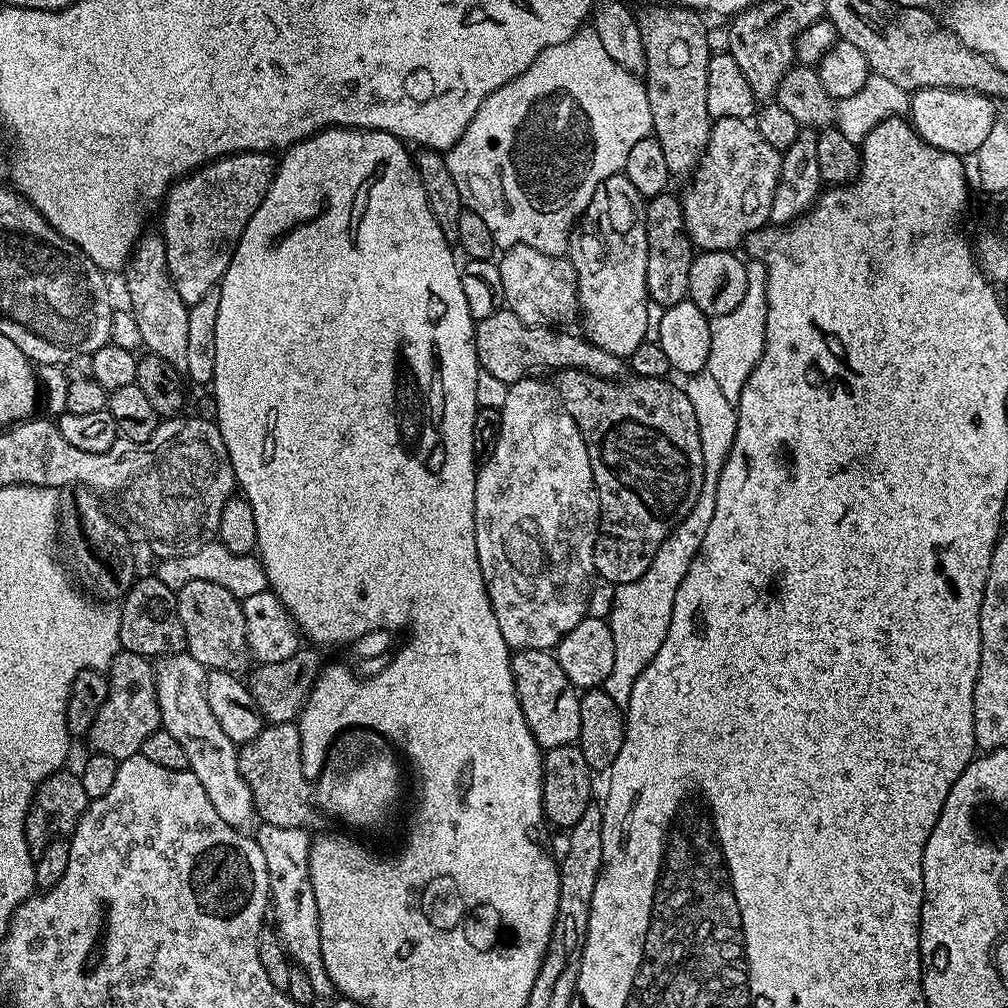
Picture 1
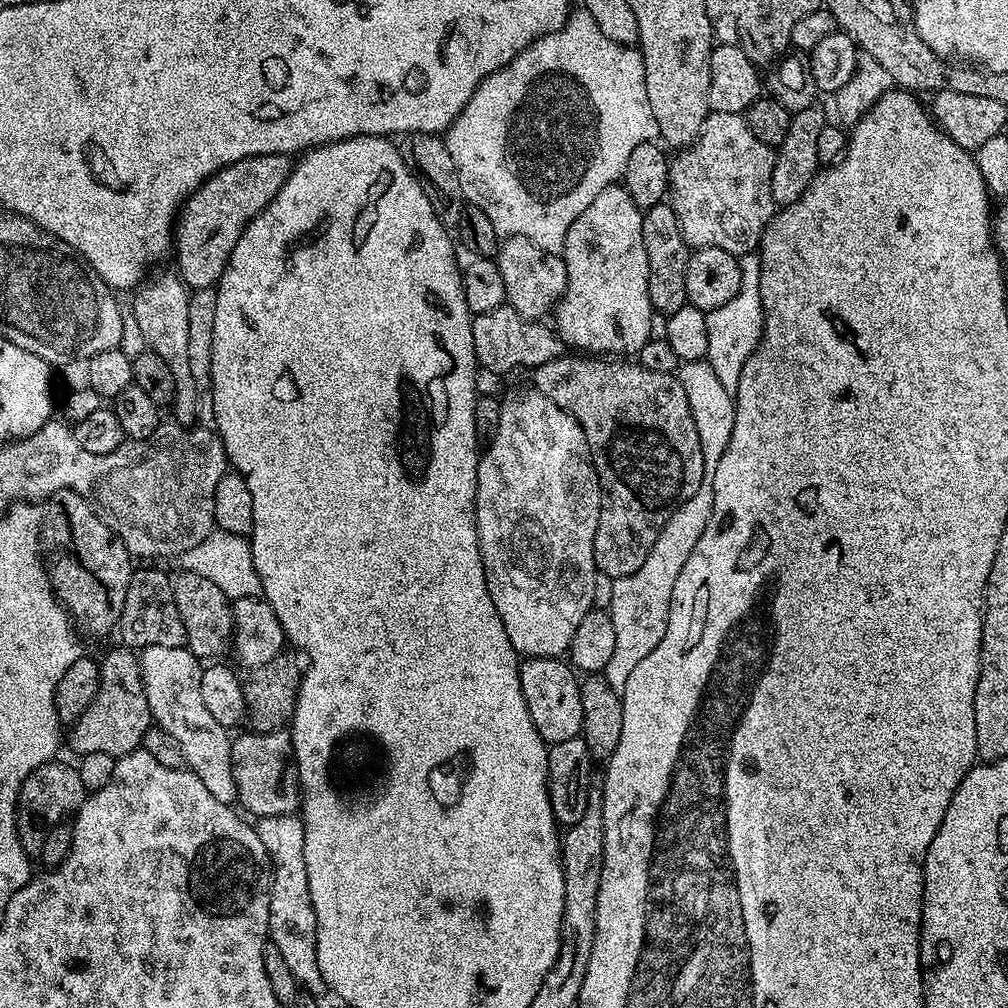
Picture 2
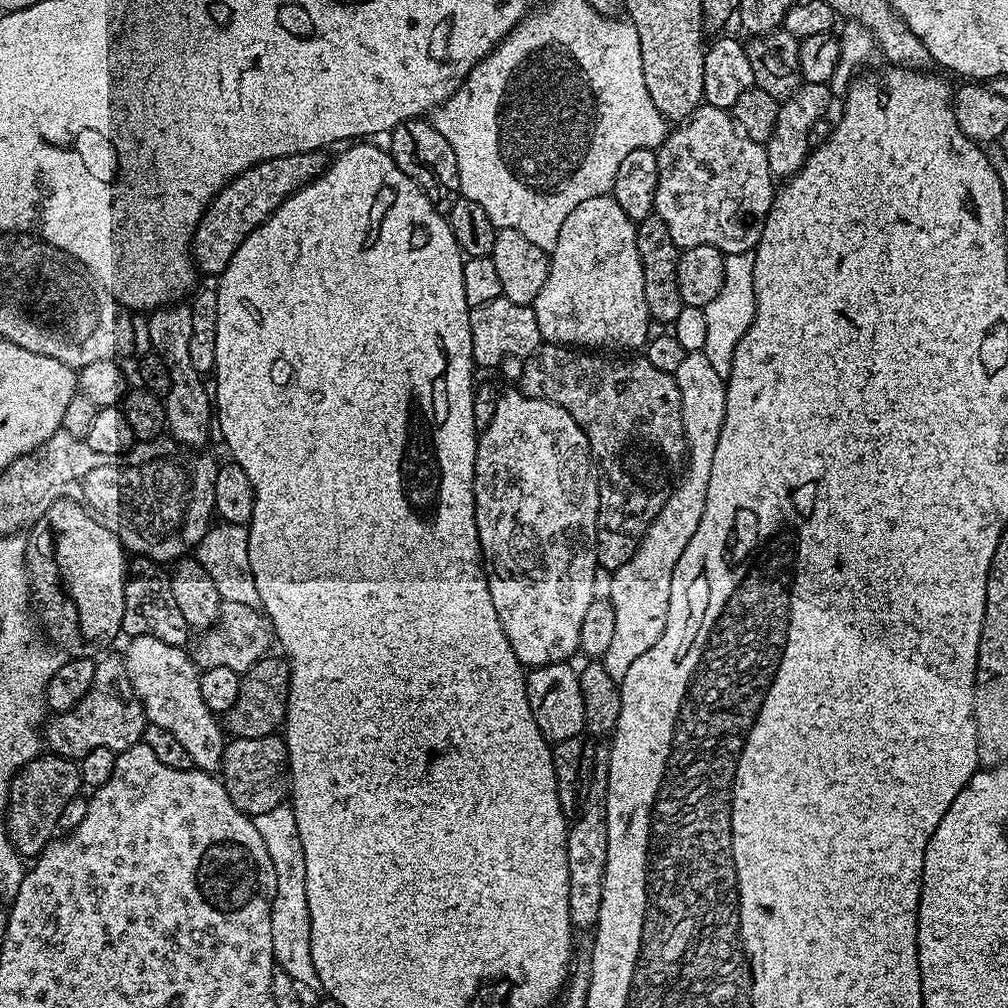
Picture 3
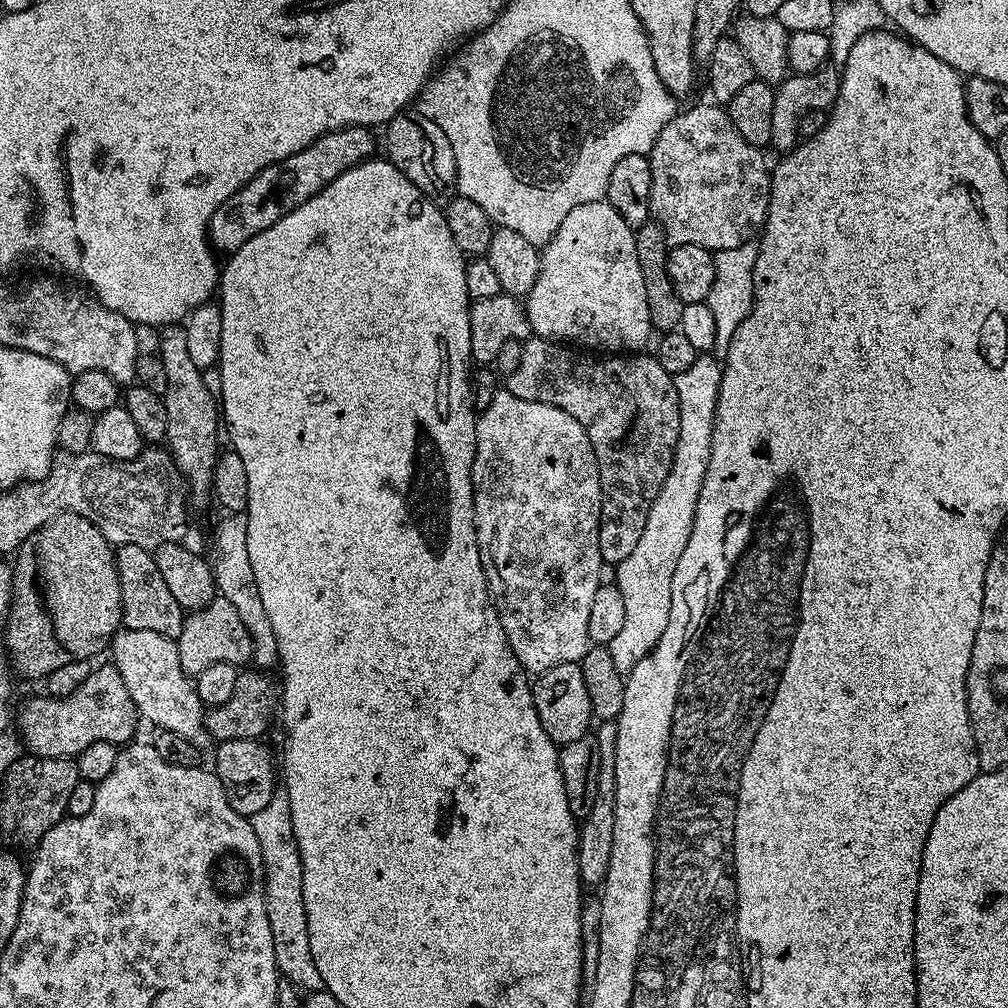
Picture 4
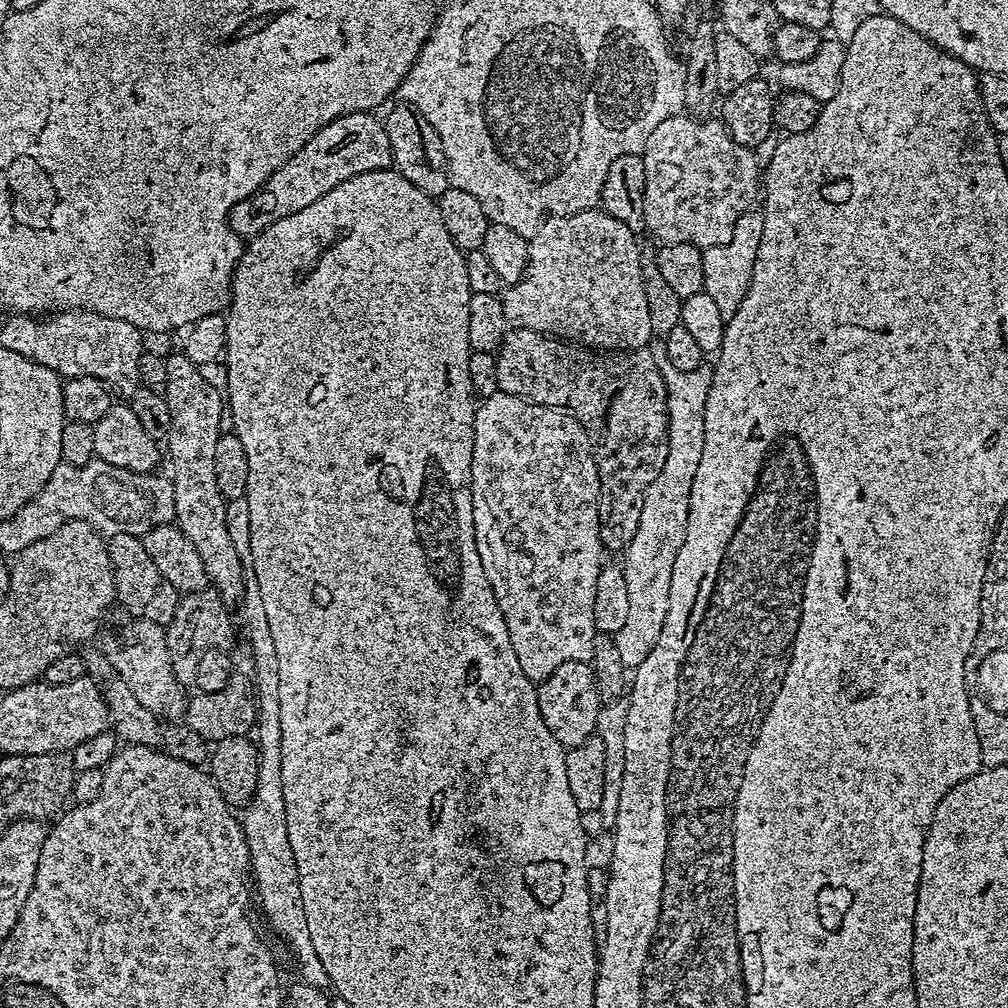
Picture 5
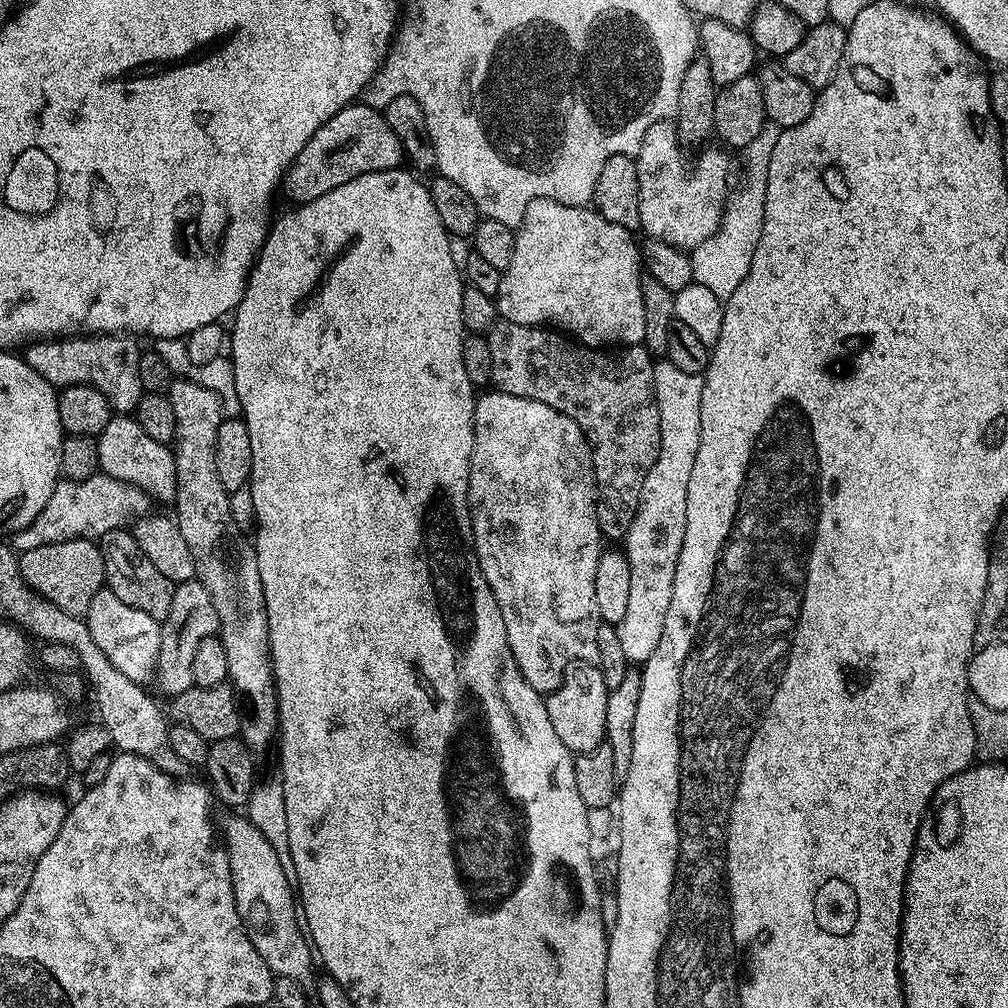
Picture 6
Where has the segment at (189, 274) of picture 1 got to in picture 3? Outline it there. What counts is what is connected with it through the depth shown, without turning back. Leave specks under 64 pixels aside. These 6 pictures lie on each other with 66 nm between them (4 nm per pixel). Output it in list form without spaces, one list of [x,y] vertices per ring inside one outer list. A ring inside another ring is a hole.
[[[323,151],[307,152],[297,156],[283,156],[267,160],[261,164],[255,164],[253,168],[247,168],[242,174],[238,174],[234,179],[220,191],[211,202],[208,203],[208,209],[200,216],[200,221],[196,227],[196,232],[192,235],[192,258],[204,272],[209,272],[212,278],[219,277],[221,272],[226,270],[234,250],[242,246],[242,242],[248,235],[262,222],[269,220],[273,214],[280,209],[282,202],[290,198],[299,188],[305,188],[311,180],[316,179],[325,168],[328,167],[329,157],[324,157]]]

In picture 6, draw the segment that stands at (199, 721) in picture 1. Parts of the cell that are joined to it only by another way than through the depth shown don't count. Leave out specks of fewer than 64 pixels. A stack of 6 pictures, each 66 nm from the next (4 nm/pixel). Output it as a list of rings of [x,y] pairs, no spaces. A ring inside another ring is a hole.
[[[107,586],[92,599],[86,613],[86,623],[94,642],[98,642],[98,650],[110,658],[126,678],[136,684],[147,685],[156,671],[156,659],[160,654],[161,621],[150,618],[150,614],[142,614],[142,610],[134,610],[134,606],[126,606],[114,598]]]

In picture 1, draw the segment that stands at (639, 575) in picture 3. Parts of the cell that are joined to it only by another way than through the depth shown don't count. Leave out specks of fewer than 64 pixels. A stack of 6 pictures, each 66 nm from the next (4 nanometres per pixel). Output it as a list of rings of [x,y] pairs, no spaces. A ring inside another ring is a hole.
[[[706,370],[695,372],[683,381],[682,387],[686,398],[690,398],[690,406],[694,406],[694,418],[698,418],[698,438],[702,438],[702,494],[698,494],[694,510],[690,510],[683,522],[664,539],[646,574],[615,589],[616,605],[612,608],[612,616],[610,615],[614,634],[614,670],[610,678],[604,680],[602,688],[621,706],[627,706],[630,702],[630,690],[636,681],[637,672],[646,670],[654,654],[662,650],[662,642],[668,636],[674,594],[678,594],[678,586],[682,578],[686,578],[690,562],[702,546],[702,538],[706,538],[706,526],[710,526],[710,521],[714,518],[714,506],[718,502],[718,478],[734,446],[734,434],[738,430],[736,405],[725,398],[717,380],[710,373]]]

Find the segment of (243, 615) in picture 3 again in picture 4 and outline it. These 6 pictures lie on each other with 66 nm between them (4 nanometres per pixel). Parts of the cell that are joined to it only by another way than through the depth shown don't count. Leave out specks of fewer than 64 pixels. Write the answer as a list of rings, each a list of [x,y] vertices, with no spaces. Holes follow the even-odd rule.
[[[219,594],[206,607],[189,611],[185,615],[184,625],[179,636],[175,637],[175,641],[182,670],[193,678],[202,674],[206,666],[214,666],[214,662],[247,665],[251,661],[254,647],[254,638],[246,630],[246,622],[238,618],[235,606],[225,596]]]

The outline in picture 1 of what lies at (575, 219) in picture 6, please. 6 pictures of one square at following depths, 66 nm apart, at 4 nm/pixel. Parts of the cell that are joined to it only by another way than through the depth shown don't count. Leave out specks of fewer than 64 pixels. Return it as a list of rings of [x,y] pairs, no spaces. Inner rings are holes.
[[[628,176],[606,178],[594,190],[594,198],[590,198],[586,210],[578,217],[568,241],[578,278],[576,299],[582,320],[584,316],[582,335],[594,346],[621,358],[631,358],[649,335],[645,203],[645,197],[638,194]]]

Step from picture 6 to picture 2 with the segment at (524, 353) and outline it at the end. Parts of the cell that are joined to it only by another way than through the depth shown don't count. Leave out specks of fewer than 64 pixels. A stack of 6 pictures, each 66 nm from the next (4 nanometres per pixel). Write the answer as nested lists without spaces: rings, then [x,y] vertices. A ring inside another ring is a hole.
[[[562,354],[542,366],[538,366],[531,373],[531,383],[550,402],[554,402],[562,410],[566,410],[582,426],[582,430],[588,439],[588,454],[592,458],[592,465],[596,468],[596,473],[600,479],[600,521],[598,530],[594,534],[594,562],[596,563],[597,573],[601,577],[609,576],[609,581],[621,580],[624,576],[634,574],[642,562],[646,562],[646,554],[650,554],[650,546],[658,538],[660,529],[674,514],[678,501],[685,500],[693,496],[698,490],[704,475],[704,463],[702,462],[702,444],[698,442],[698,432],[694,430],[694,418],[690,414],[690,402],[686,402],[686,390],[682,390],[679,379],[673,374],[658,374],[655,370],[646,370],[639,362],[633,362],[628,358],[597,358],[592,354],[572,354],[568,356]]]

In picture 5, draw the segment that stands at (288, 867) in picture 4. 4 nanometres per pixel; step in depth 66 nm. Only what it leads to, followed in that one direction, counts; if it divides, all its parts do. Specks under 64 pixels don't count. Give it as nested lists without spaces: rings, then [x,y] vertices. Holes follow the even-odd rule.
[[[262,758],[258,762],[258,786],[254,798],[242,809],[242,827],[248,843],[250,874],[254,884],[260,887],[260,896],[264,899],[264,908],[268,911],[268,920],[280,931],[282,939],[288,943],[292,956],[296,959],[296,972],[301,981],[315,988],[329,987],[328,975],[322,967],[318,954],[314,954],[314,942],[310,942],[310,930],[306,926],[306,910],[302,910],[302,890],[298,882],[298,870],[294,862],[294,850],[290,846],[290,834],[286,826],[286,797],[282,795],[282,762],[279,758]]]

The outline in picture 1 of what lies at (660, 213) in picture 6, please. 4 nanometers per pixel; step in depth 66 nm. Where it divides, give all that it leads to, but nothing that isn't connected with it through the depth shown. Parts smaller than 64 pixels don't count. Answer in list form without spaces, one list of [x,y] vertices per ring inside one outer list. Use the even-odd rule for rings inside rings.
[[[722,118],[713,123],[704,156],[691,173],[692,185],[682,192],[686,230],[697,249],[731,252],[739,249],[751,232],[769,223],[781,155],[747,120]]]

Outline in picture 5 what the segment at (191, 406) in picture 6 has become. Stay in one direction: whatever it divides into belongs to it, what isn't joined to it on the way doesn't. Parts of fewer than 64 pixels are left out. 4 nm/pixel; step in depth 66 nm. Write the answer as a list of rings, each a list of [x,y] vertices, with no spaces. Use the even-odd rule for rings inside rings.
[[[176,350],[173,356],[169,355],[166,359],[166,384],[163,389],[166,402],[170,406],[170,434],[166,441],[166,460],[172,463],[172,472],[170,471],[170,479],[174,486],[174,510],[176,511],[174,523],[177,528],[182,530],[182,534],[186,534],[186,538],[190,538],[190,542],[194,545],[194,550],[198,550],[198,554],[202,557],[202,566],[206,566],[206,574],[209,581],[214,585],[215,591],[219,592],[220,597],[225,602],[239,601],[244,594],[244,578],[246,575],[245,561],[238,554],[238,550],[234,550],[234,542],[230,542],[230,530],[226,526],[226,501],[223,494],[218,490],[218,478],[214,475],[214,449],[218,446],[218,438],[222,435],[222,427],[220,423],[226,420],[226,400],[220,392],[203,376],[201,369],[194,362],[190,362],[190,358],[186,358],[183,351]]]

